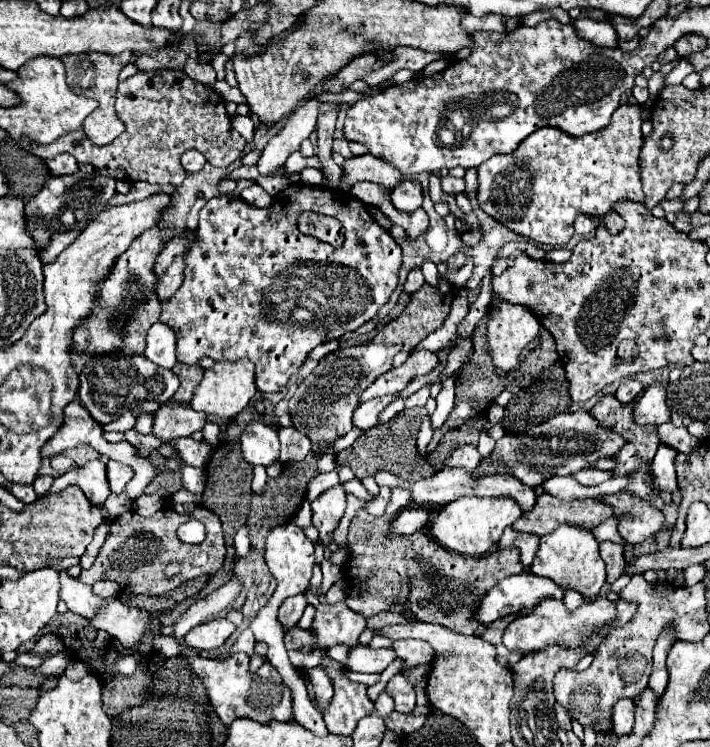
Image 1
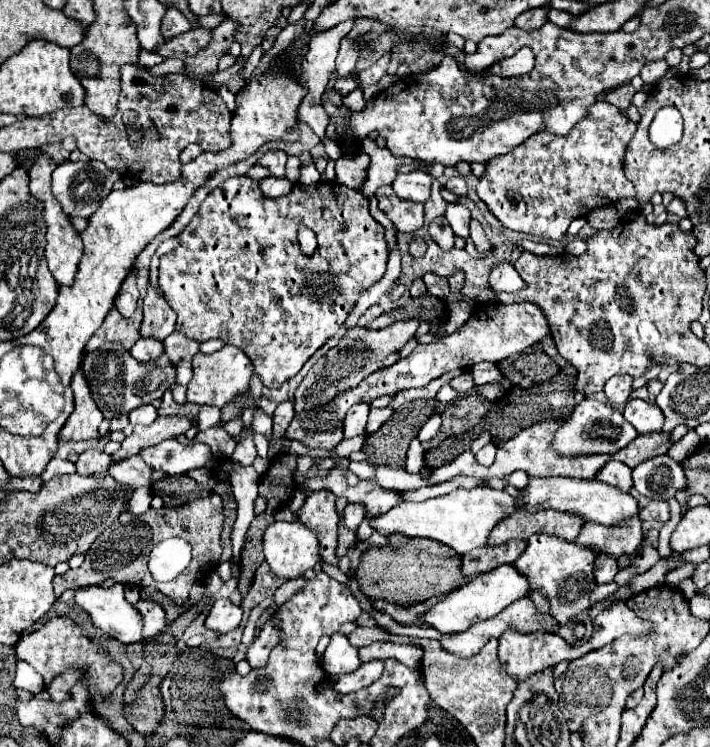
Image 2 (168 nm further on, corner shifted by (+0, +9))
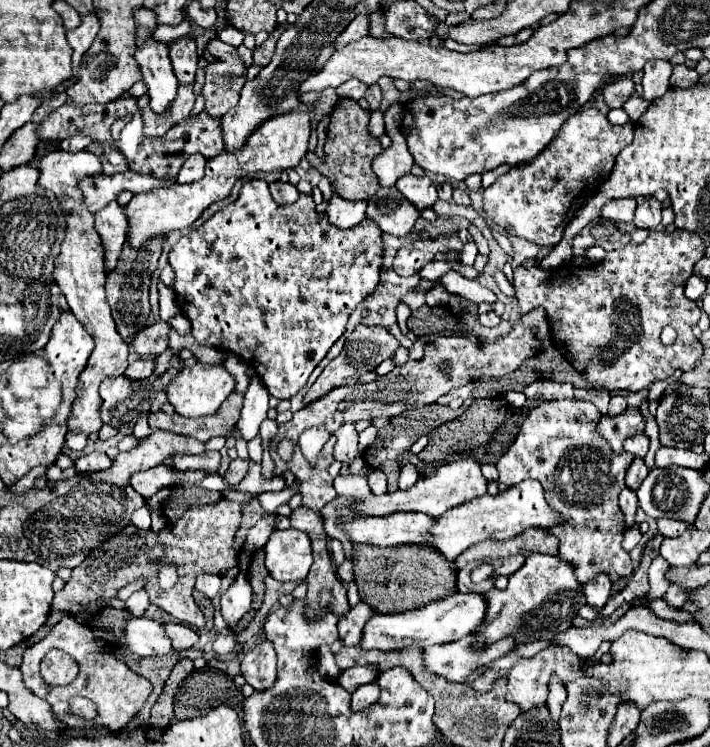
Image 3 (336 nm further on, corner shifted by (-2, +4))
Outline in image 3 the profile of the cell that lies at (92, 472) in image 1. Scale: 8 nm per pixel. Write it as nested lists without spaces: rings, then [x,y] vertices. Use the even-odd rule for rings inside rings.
[[[90,452],[90,454],[84,454],[80,456],[76,462],[74,462],[74,468],[78,472],[92,472],[92,470],[106,470],[112,466],[112,460],[104,454],[104,452]]]

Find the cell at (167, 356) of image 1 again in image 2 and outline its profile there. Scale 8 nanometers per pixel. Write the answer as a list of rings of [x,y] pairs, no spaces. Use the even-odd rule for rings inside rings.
[[[142,337],[142,339],[138,339],[136,341],[136,345],[132,347],[132,351],[130,351],[130,355],[134,357],[134,359],[138,359],[138,361],[154,361],[154,359],[158,359],[160,355],[164,353],[164,345],[162,345],[162,341],[156,341],[156,339],[150,339],[150,337]]]

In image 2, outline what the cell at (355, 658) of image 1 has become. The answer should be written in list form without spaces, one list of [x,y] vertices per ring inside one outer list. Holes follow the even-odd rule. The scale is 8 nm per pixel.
[[[374,659],[374,661],[362,663],[360,669],[356,669],[353,673],[328,675],[328,681],[330,681],[332,689],[336,689],[338,693],[354,693],[354,691],[374,683],[382,675],[382,669],[384,669],[384,661]]]

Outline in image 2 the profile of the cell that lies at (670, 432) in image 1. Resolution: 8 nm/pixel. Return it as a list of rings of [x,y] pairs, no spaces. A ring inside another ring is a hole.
[[[646,433],[638,435],[632,443],[628,443],[620,453],[612,453],[612,459],[626,463],[628,467],[636,467],[638,463],[652,459],[656,455],[664,455],[672,447],[670,433]]]

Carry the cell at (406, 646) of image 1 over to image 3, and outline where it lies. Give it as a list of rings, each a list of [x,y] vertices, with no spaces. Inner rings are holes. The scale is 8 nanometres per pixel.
[[[354,666],[354,668],[350,668],[350,670],[346,670],[346,672],[340,674],[338,684],[342,684],[344,690],[354,692],[358,686],[368,684],[368,682],[372,682],[376,678],[378,678],[376,668],[372,668],[372,666]]]

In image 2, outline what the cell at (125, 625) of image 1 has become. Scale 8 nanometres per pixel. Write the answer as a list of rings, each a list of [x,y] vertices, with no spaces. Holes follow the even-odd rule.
[[[140,599],[136,603],[136,609],[142,615],[142,623],[144,623],[144,639],[156,637],[164,631],[166,625],[166,617],[164,617],[164,609],[150,599]]]

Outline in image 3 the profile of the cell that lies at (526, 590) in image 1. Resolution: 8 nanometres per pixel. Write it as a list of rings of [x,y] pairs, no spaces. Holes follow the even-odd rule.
[[[454,592],[442,600],[430,602],[410,612],[400,612],[400,614],[374,612],[372,618],[368,618],[368,622],[364,624],[362,640],[358,646],[362,646],[364,650],[382,650],[382,652],[404,650],[410,646],[426,650],[428,646],[434,644],[448,644],[462,640],[476,626],[480,626],[484,614],[486,614],[486,600],[482,594],[460,594],[460,592]]]

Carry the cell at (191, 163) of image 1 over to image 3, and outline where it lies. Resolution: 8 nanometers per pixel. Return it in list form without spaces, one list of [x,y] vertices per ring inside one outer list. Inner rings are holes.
[[[194,154],[194,156],[190,156],[190,158],[182,164],[176,182],[178,182],[178,184],[196,182],[196,180],[200,180],[200,178],[204,176],[204,168],[206,168],[206,158],[204,158],[202,154]]]

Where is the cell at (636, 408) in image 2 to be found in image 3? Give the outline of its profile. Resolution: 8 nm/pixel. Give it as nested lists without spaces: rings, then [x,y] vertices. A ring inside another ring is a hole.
[[[636,434],[632,438],[628,438],[624,442],[624,452],[636,456],[636,458],[644,458],[646,452],[648,452],[648,438],[646,434]]]

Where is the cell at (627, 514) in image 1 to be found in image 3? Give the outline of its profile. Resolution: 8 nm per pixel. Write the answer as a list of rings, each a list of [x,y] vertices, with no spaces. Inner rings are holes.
[[[524,480],[522,484],[508,488],[508,490],[500,492],[498,496],[488,494],[482,498],[474,498],[462,506],[448,510],[446,514],[438,516],[436,522],[432,524],[432,528],[428,530],[430,536],[422,544],[438,550],[442,556],[446,556],[446,560],[452,562],[466,548],[470,548],[482,540],[510,540],[510,538],[522,534],[526,528],[532,528],[532,526],[552,528],[560,522],[562,520],[560,520],[558,512],[554,512],[548,506],[548,502],[544,500],[544,490],[542,490],[540,482]]]

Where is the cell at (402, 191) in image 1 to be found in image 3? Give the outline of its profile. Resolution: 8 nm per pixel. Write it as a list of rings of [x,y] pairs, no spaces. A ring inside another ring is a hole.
[[[408,174],[408,176],[404,176],[404,178],[398,180],[396,188],[398,188],[418,210],[430,208],[430,206],[434,206],[434,202],[438,200],[436,186],[434,186],[434,182],[432,182],[428,176]]]

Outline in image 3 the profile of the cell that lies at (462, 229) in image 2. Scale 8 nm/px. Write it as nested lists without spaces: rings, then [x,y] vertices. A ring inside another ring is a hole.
[[[466,242],[466,244],[464,244],[464,250],[462,250],[462,254],[460,254],[460,260],[462,260],[462,264],[466,264],[466,266],[472,266],[472,264],[474,264],[474,258],[476,258],[476,254],[478,254],[478,250],[476,250],[476,244],[474,244],[474,242]]]

